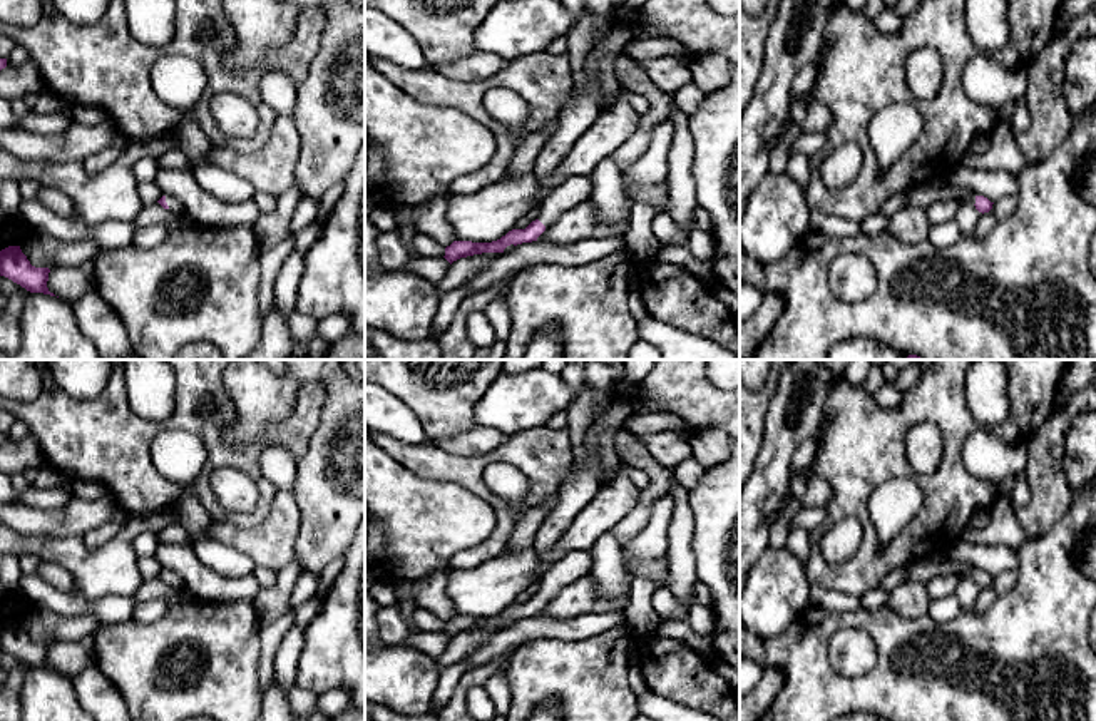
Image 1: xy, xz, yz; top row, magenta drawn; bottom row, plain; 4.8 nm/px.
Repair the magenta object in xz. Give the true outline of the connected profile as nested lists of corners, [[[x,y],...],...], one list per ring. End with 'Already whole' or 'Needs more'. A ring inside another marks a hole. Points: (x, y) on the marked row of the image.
[[[567,177],[554,187],[539,204],[539,217],[525,229],[512,229],[505,236],[492,243],[453,241],[445,248],[445,259],[453,261],[482,253],[504,253],[510,244],[537,241],[537,238],[554,224],[566,211],[591,199],[592,181],[589,177]]]. Needs more

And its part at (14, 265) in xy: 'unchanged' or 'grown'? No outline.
unchanged

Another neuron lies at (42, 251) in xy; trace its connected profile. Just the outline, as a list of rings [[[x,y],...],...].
[[[30,233],[20,246],[35,268],[79,266],[94,259],[102,249],[94,241],[60,241],[40,233]]]

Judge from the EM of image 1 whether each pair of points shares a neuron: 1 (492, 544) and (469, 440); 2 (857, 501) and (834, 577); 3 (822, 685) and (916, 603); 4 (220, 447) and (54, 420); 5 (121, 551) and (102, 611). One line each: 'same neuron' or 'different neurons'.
1: different neurons
2: same neuron
3: different neurons
4: same neuron
5: different neurons

